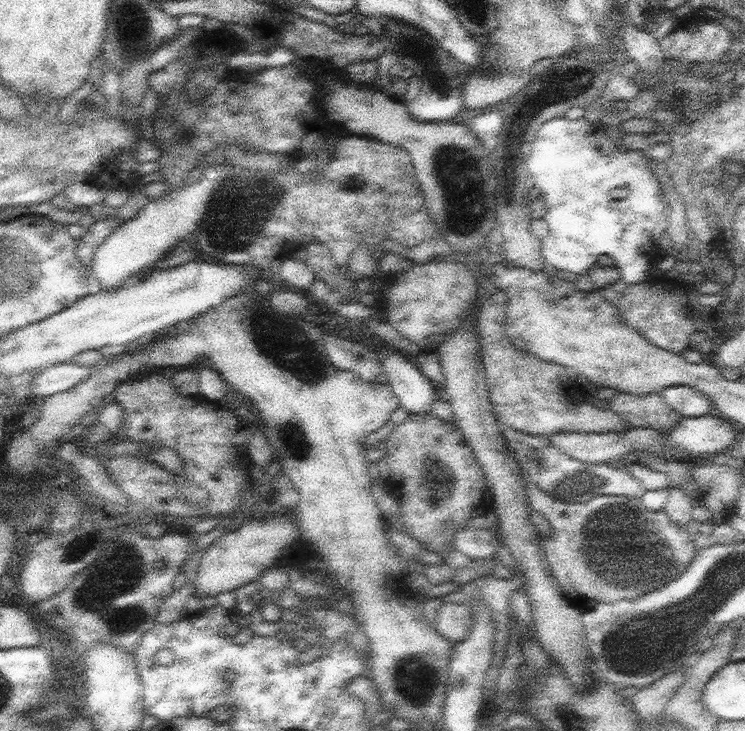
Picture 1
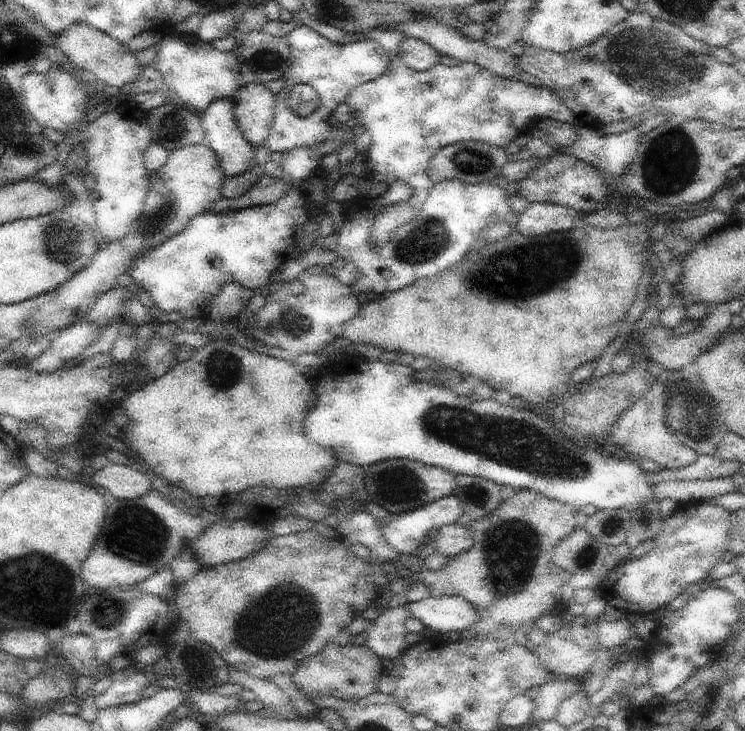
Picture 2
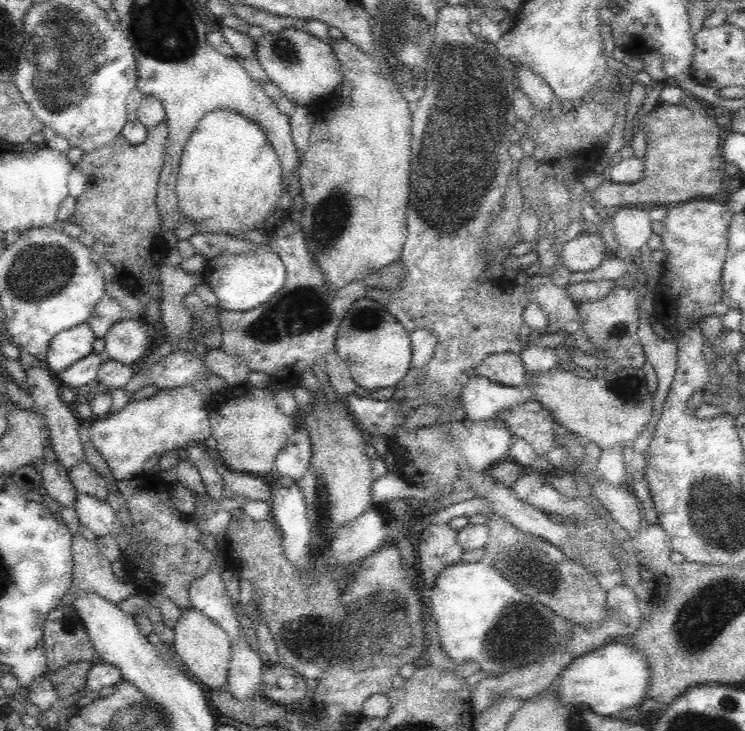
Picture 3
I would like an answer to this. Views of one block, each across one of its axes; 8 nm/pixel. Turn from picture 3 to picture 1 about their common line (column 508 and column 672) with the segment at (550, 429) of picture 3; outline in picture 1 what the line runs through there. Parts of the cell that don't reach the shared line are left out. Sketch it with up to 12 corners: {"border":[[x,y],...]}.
{"border":[[620,392],[610,405],[634,429],[672,430],[683,417],[661,393]]}

